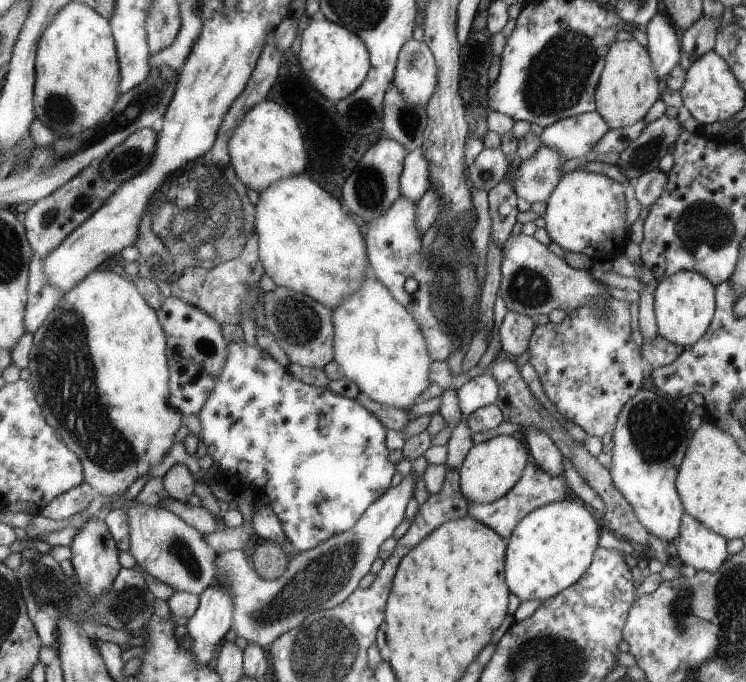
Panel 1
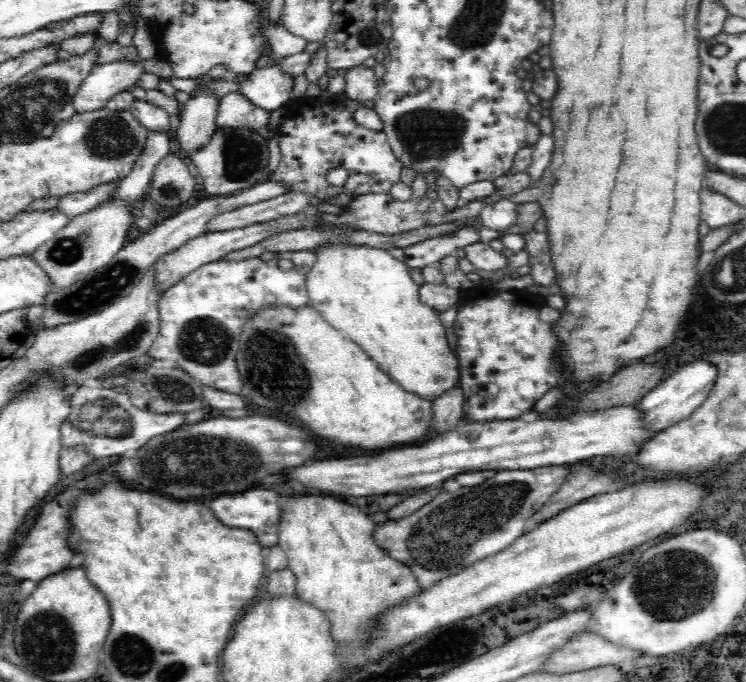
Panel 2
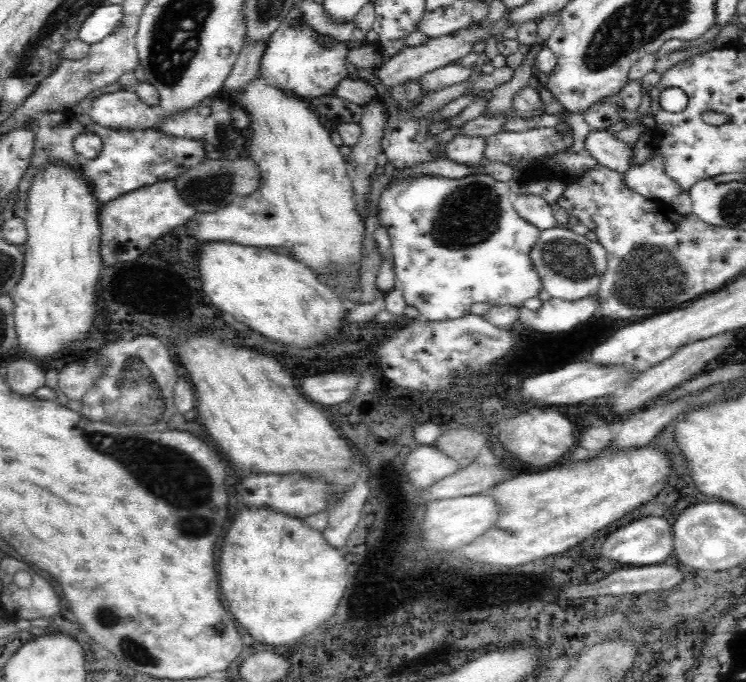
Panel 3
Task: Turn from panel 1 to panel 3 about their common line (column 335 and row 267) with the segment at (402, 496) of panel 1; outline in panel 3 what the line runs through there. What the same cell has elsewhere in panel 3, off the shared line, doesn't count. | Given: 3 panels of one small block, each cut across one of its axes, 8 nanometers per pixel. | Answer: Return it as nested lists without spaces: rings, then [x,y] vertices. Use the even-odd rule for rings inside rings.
[[[561,225],[541,230],[529,255],[534,271],[540,277],[543,295],[567,301],[577,301],[596,293],[608,265],[607,254],[601,243],[590,242]]]

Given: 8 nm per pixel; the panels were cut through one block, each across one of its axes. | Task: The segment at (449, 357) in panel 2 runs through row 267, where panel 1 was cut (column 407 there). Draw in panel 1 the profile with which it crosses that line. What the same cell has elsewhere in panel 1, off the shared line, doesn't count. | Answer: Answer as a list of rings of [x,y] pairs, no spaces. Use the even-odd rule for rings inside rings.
[[[365,278],[361,287],[349,296],[347,301],[333,309],[333,327],[335,328],[334,348],[336,357],[334,361],[343,371],[343,377],[357,386],[362,394],[377,403],[394,405],[396,408],[407,409],[412,401],[423,390],[429,387],[429,358],[427,342],[416,320],[401,307],[391,292],[376,279]]]

